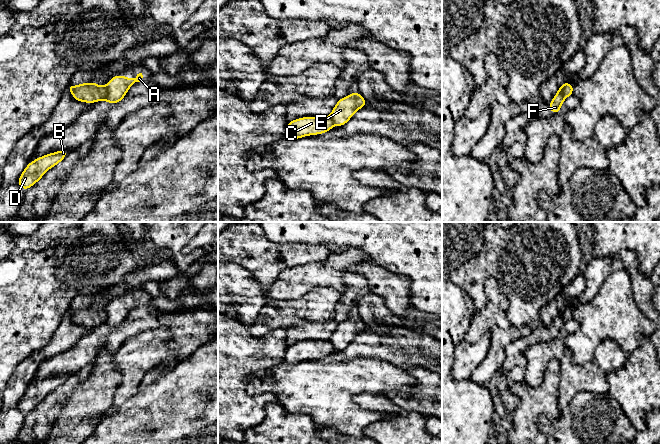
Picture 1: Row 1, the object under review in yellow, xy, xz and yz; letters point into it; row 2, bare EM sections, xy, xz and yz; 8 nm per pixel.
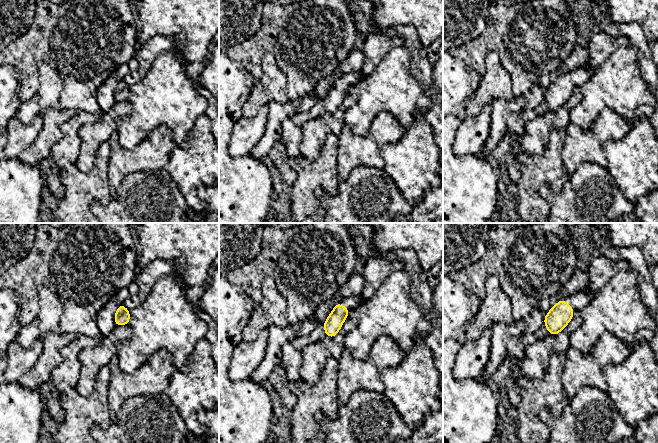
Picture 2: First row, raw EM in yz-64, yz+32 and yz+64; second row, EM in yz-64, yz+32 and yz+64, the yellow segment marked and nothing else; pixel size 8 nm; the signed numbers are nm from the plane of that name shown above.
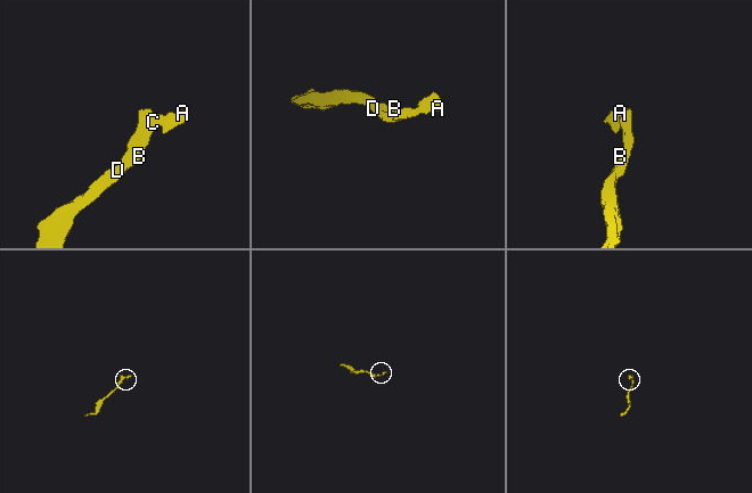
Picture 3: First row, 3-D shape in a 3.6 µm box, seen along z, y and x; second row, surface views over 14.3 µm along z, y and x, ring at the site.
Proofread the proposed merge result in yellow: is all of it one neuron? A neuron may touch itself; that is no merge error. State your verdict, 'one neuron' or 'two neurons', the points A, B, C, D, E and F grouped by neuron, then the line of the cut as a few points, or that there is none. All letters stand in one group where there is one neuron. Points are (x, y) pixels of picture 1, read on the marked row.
two neurons; groups A E F / B C D; cut xy (107, 86), (107, 95), (104, 99)

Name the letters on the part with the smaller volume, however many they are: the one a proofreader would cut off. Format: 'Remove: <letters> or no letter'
Remove: A, E, F

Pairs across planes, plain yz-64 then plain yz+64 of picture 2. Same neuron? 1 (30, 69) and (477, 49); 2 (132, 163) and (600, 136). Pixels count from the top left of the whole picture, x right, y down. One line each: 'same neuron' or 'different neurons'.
1: same neuron
2: same neuron

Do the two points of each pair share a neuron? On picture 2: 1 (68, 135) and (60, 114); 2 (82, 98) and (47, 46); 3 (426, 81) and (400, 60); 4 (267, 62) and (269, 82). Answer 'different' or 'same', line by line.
1: different
2: same
3: different
4: same

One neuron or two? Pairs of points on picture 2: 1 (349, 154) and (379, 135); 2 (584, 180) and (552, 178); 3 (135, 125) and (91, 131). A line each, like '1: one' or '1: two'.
1: one
2: two
3: two

